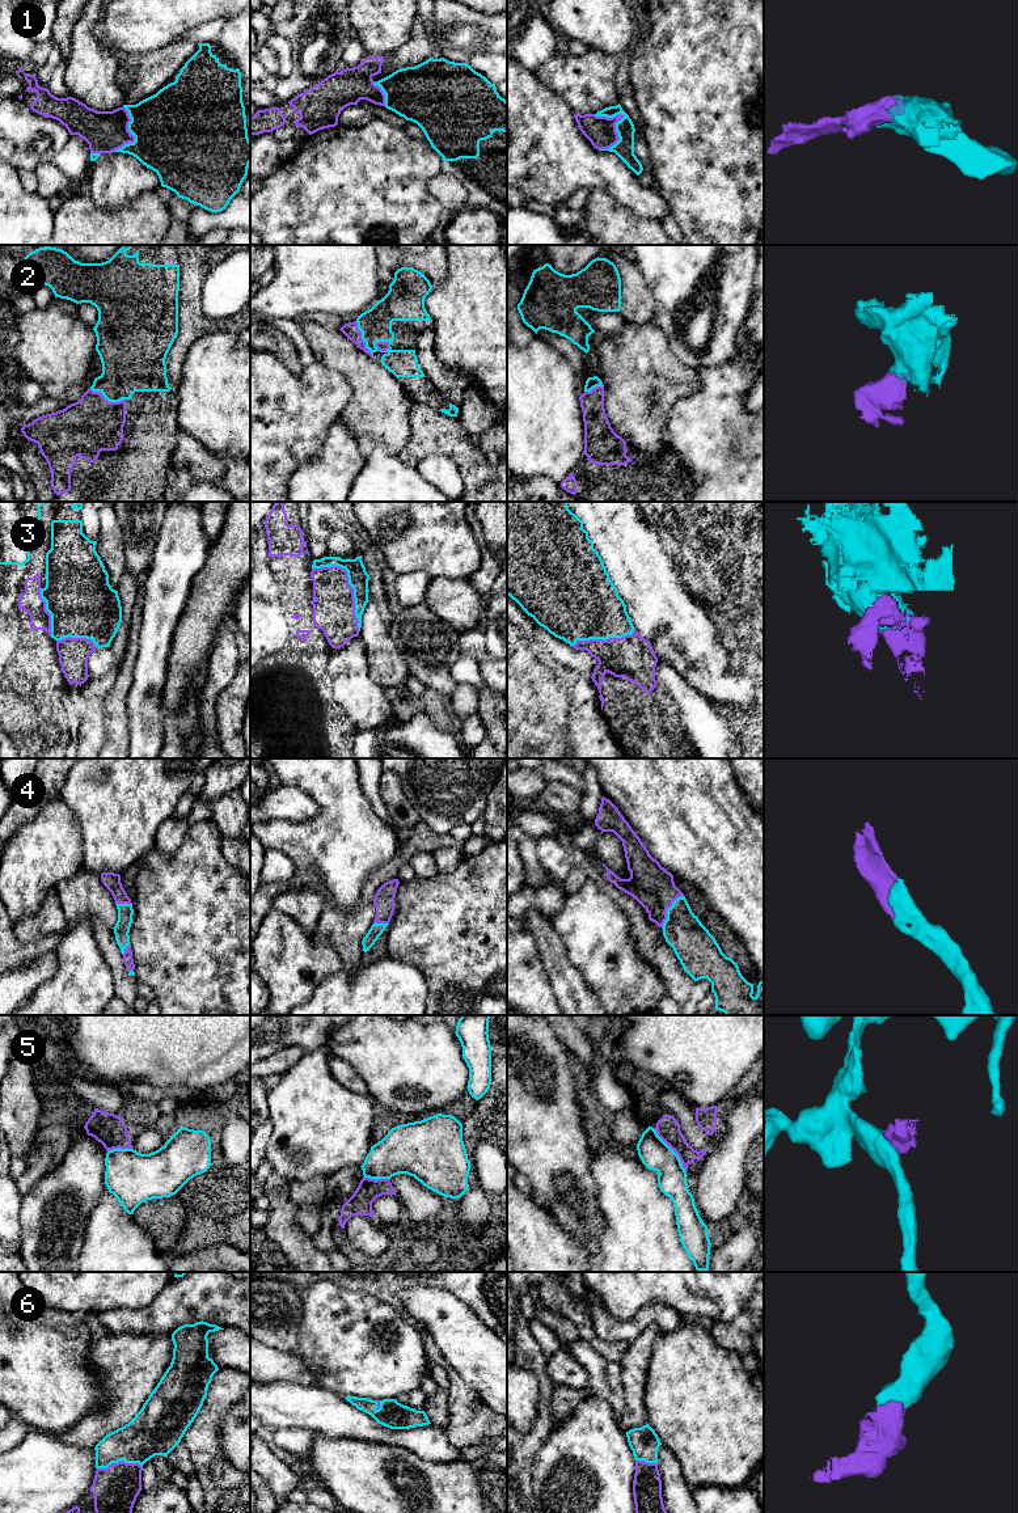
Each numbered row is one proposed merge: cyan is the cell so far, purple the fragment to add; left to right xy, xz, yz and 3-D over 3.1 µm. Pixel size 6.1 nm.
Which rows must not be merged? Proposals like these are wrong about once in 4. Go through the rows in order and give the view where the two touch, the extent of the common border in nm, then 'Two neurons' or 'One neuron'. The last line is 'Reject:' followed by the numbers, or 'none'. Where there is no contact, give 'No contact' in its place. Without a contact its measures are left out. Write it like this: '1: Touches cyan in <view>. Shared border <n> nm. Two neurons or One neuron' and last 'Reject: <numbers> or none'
1: Touches cyan in yz. Shared border 280 nm. One neuron
2: Touches cyan in xz. Shared border 260 nm. One neuron
3: Touches cyan in xz. Shared border 480 nm. One neuron
4: Touches cyan in yz. Shared border 240 nm. One neuron
5: Touches cyan in yz. Shared border 320 nm. Two neurons
6: Touches cyan in xy. Shared border 280 nm. One neuron
Reject: 5

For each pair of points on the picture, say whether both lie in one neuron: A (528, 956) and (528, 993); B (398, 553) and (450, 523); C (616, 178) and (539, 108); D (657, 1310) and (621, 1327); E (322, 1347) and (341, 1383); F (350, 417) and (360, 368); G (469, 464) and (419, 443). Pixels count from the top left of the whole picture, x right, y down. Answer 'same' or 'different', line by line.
A: same
B: same
C: same
D: same
E: same
F: same
G: same

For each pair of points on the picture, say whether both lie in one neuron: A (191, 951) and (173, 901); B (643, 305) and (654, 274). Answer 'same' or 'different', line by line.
A: same
B: different

